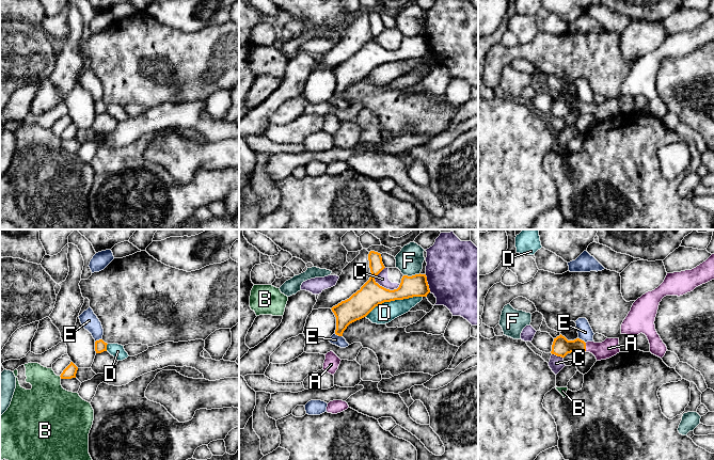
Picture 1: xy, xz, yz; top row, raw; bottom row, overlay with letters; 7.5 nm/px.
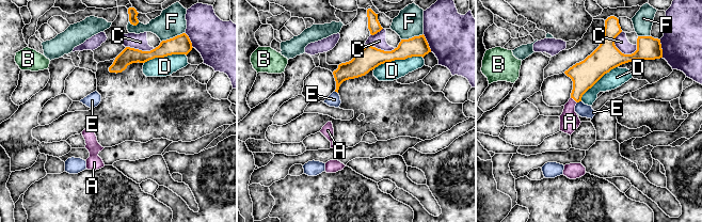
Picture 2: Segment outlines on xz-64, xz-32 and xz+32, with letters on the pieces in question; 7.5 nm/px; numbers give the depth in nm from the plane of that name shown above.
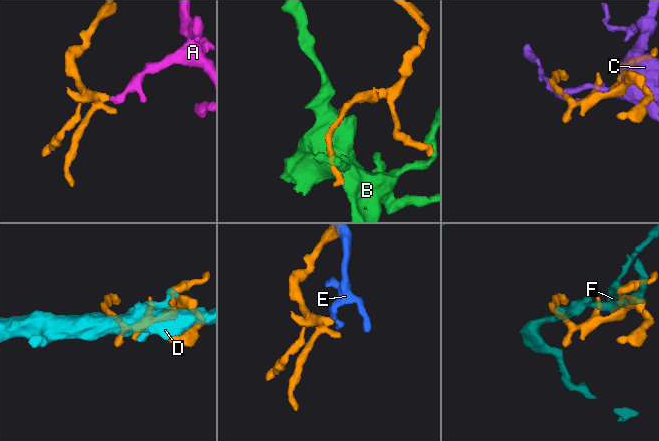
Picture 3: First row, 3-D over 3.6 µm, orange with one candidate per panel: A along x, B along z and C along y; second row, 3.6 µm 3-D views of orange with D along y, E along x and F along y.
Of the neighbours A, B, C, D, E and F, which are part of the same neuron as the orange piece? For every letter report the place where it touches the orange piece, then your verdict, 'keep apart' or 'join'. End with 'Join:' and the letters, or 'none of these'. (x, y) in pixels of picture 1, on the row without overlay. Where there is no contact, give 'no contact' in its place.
A: meets orange in yz at (585, 108); join
B: meets orange in xy at (60, 137); keep apart
C: meets orange in xz at (385, 49); keep apart
D: meets orange in xz at (393, 61); keep apart
E: meets orange in xz at (338, 96); keep apart
F: meets orange in xz at (412, 36); keep apart
Join: A

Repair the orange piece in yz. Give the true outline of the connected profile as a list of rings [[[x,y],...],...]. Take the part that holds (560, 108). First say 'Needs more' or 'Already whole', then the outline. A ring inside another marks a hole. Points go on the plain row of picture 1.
Needs more. [[[561,95],[554,99],[552,115],[565,118],[568,114],[592,114],[597,122],[609,120],[620,113],[619,99],[606,99],[602,104],[587,102],[576,99],[568,101]]]

